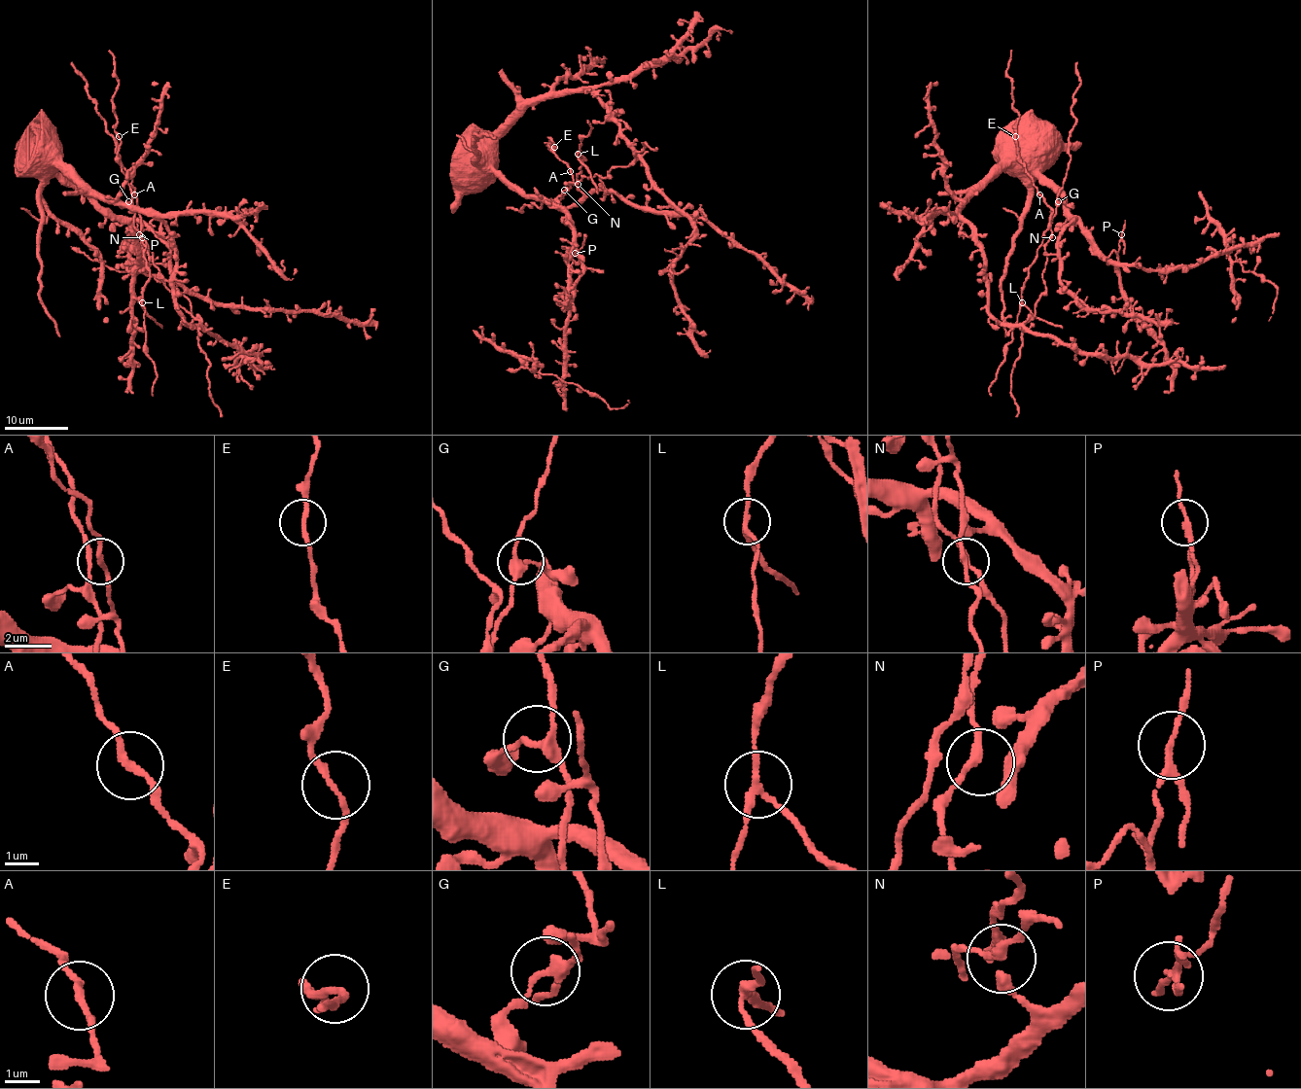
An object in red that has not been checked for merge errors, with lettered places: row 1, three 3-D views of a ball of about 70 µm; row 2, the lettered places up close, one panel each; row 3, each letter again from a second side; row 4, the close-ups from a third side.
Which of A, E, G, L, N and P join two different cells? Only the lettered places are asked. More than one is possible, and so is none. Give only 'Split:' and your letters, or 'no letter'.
Split: L

